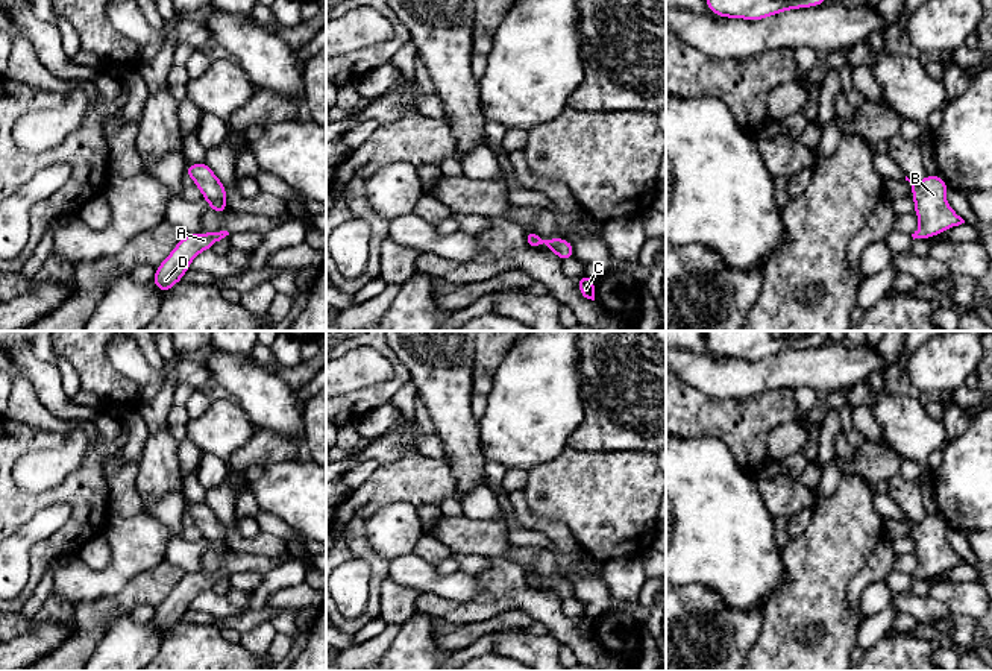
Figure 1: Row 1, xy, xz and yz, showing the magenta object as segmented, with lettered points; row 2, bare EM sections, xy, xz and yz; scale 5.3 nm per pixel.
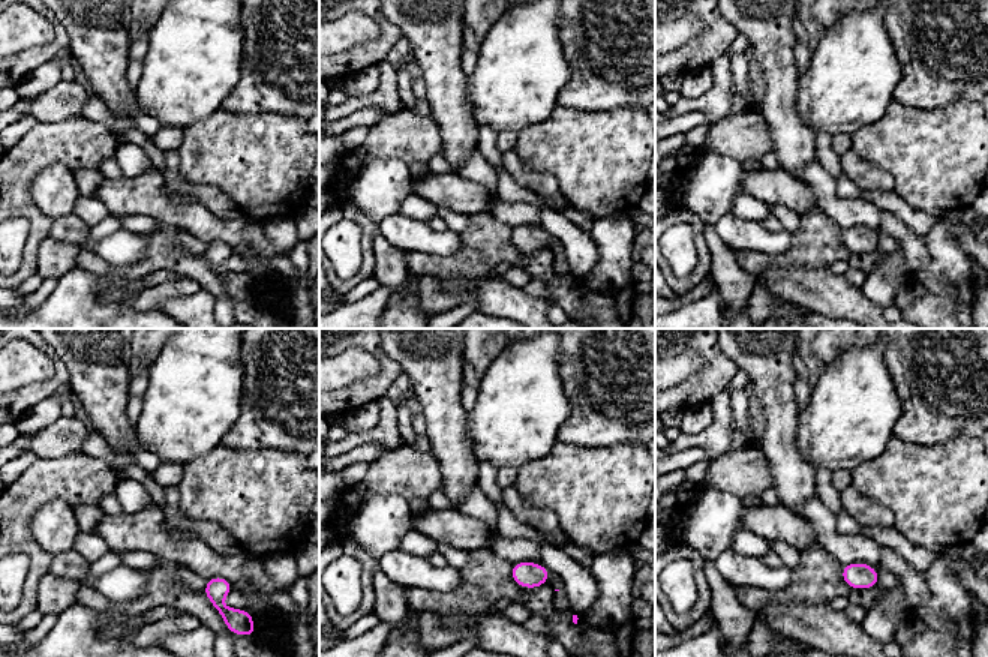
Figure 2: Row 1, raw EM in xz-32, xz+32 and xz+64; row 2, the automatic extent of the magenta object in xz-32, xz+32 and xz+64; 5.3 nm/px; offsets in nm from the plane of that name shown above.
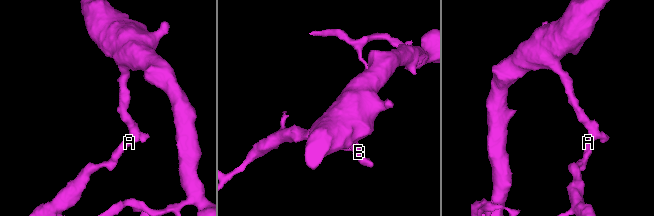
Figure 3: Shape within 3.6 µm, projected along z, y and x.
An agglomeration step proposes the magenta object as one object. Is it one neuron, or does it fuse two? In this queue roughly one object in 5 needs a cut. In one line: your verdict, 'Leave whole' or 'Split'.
Leave whole

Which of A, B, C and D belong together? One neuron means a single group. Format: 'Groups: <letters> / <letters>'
Groups: A B C D

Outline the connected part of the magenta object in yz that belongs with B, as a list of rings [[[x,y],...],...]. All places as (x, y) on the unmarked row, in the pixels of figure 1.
[[[927,515],[921,522],[912,522],[907,516],[906,521],[912,524],[912,537],[915,542],[915,554],[918,556],[919,566],[912,574],[915,578],[925,578],[930,580],[931,577],[948,571],[954,566],[965,563],[965,560],[950,547],[945,539],[945,531],[948,530],[948,524],[942,516],[937,515]]]

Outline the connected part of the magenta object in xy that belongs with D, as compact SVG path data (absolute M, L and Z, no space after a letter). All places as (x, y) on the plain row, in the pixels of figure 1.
M228 571L185 574L168 597L156 607L152 618L156 628L165 635L173 625L182 621L185 612L190 610L190 604L199 594L211 589L226 575L229 575Z

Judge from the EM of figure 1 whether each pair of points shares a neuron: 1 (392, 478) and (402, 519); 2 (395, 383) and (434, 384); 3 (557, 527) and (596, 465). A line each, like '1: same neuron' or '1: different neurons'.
1: different neurons
2: different neurons
3: different neurons

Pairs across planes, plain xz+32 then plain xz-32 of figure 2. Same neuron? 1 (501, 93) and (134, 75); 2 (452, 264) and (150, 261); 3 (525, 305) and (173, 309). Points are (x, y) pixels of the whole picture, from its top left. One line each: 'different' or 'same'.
1: different
2: same
3: same

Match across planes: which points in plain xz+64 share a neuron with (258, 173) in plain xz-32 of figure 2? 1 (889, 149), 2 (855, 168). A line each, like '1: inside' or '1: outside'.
1: inside
2: outside

